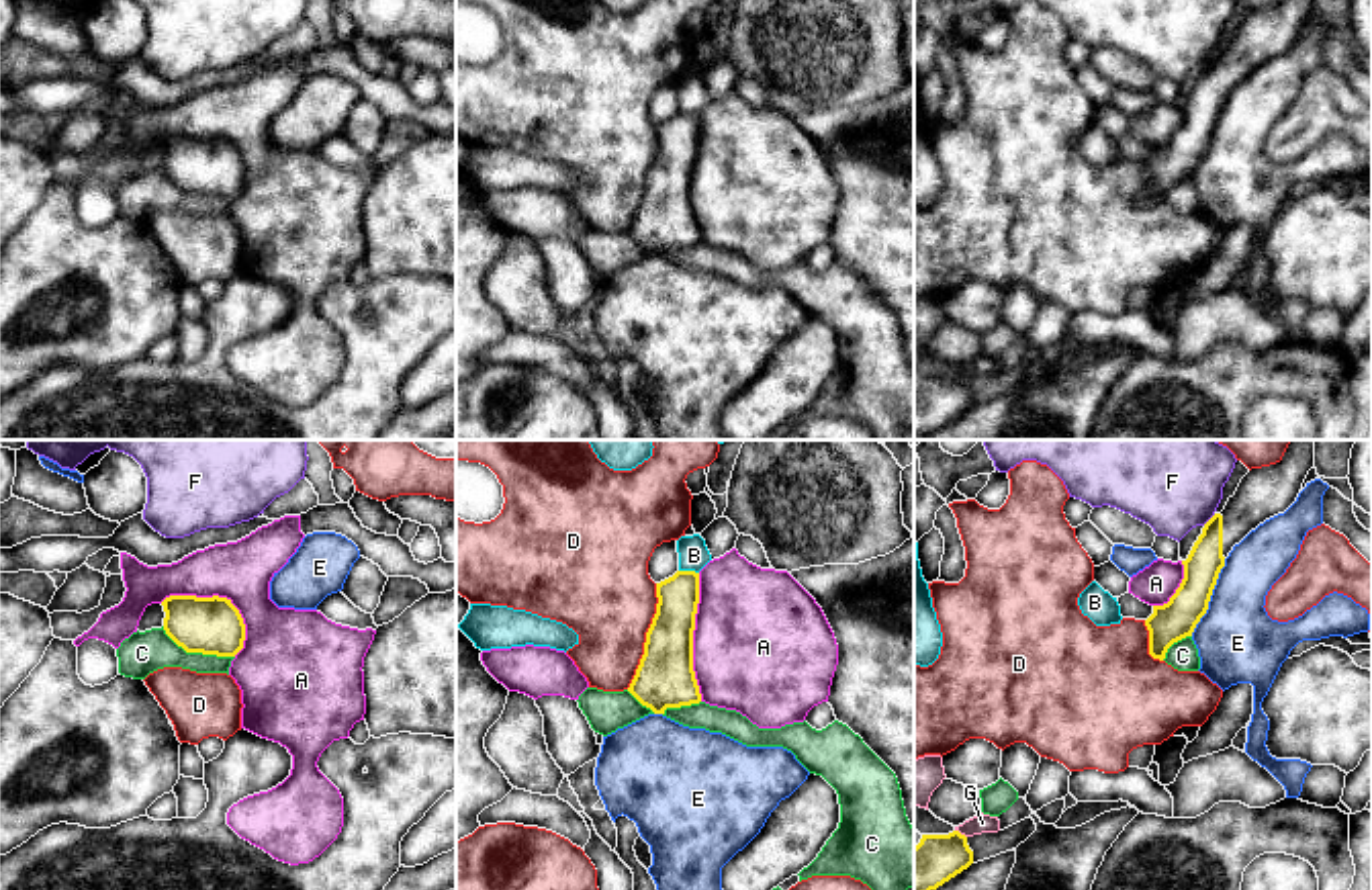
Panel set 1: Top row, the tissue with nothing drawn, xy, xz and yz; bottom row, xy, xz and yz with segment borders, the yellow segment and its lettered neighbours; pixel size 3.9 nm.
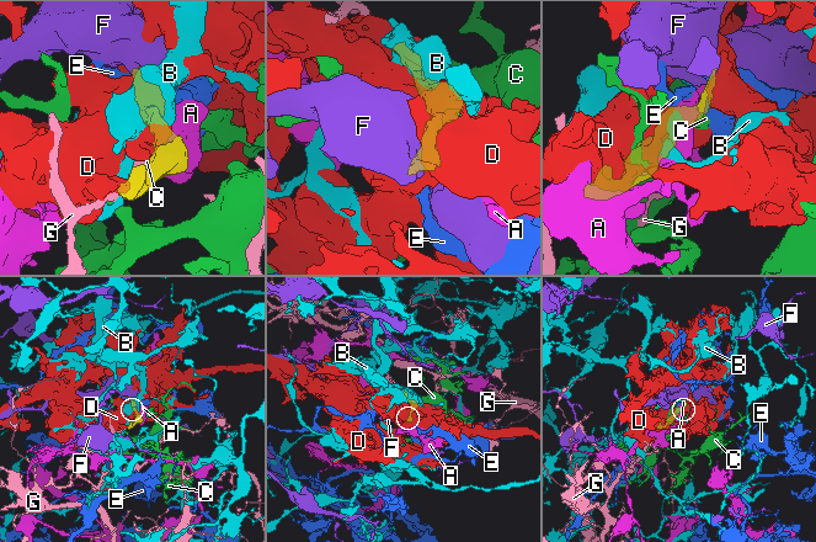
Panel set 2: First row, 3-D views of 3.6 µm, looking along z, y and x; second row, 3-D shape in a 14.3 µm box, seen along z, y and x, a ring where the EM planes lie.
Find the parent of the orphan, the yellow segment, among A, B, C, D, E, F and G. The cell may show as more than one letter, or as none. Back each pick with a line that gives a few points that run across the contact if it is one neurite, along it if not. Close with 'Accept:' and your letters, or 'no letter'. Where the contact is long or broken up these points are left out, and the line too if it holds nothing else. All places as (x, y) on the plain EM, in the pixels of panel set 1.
Accept: no letter

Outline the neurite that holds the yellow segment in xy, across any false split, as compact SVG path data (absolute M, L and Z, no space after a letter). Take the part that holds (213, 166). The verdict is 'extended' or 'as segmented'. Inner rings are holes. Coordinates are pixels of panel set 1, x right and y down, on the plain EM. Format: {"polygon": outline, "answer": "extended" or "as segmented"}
{"polygon": "M170 137L162 147L166 176L186 194L235 198L243 190L245 166L231 141Z", "answer": "as segmented"}

